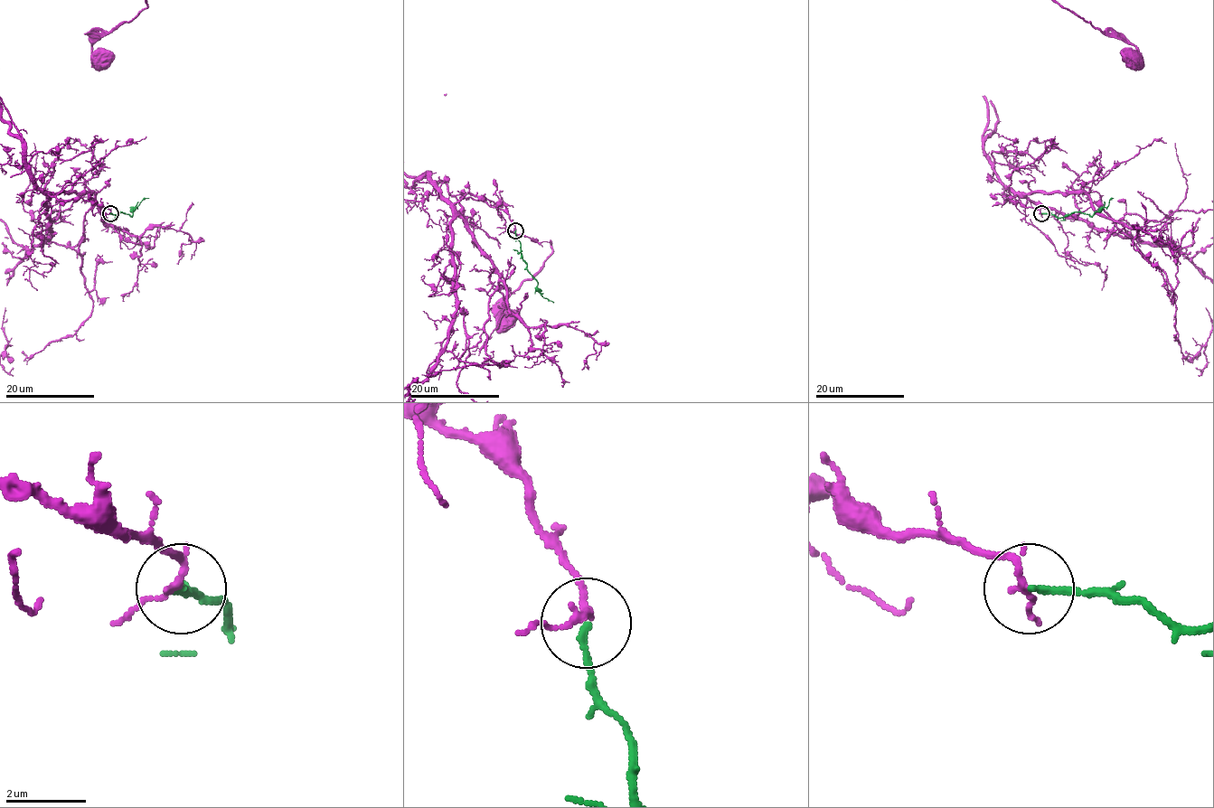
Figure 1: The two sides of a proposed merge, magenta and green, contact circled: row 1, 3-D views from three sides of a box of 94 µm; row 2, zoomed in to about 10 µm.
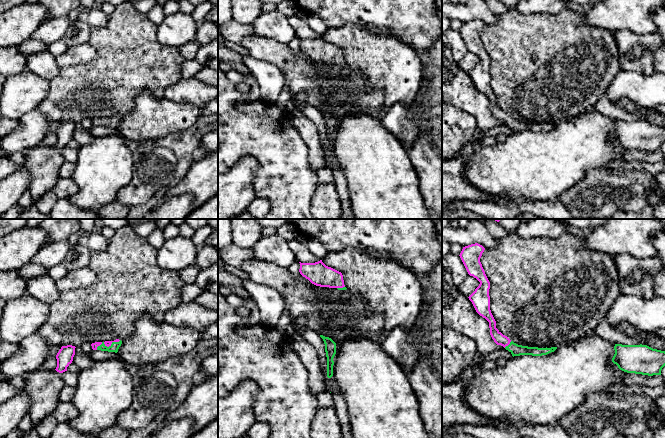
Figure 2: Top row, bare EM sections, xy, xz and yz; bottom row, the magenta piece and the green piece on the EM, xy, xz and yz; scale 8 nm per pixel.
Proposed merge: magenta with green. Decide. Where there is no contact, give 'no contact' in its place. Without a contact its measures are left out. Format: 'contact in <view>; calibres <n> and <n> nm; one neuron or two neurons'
contact in yz; calibres 90 and 100 nm; one neuron

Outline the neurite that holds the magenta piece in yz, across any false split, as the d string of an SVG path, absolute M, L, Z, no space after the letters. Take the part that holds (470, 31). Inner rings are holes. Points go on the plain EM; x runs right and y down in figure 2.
M471 20L463 23L460 34L470 52L476 54L480 60L468 73L472 78L476 88L489 98L490 111L497 121L503 122L512 132L532 131L542 132L554 128L557 123L538 124L522 122L511 117L496 104L496 97L490 86L490 58L480 38L480 34L485 24L478 20Z

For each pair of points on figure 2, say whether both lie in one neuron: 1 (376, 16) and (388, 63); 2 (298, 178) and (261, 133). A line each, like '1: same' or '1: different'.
1: different
2: same

